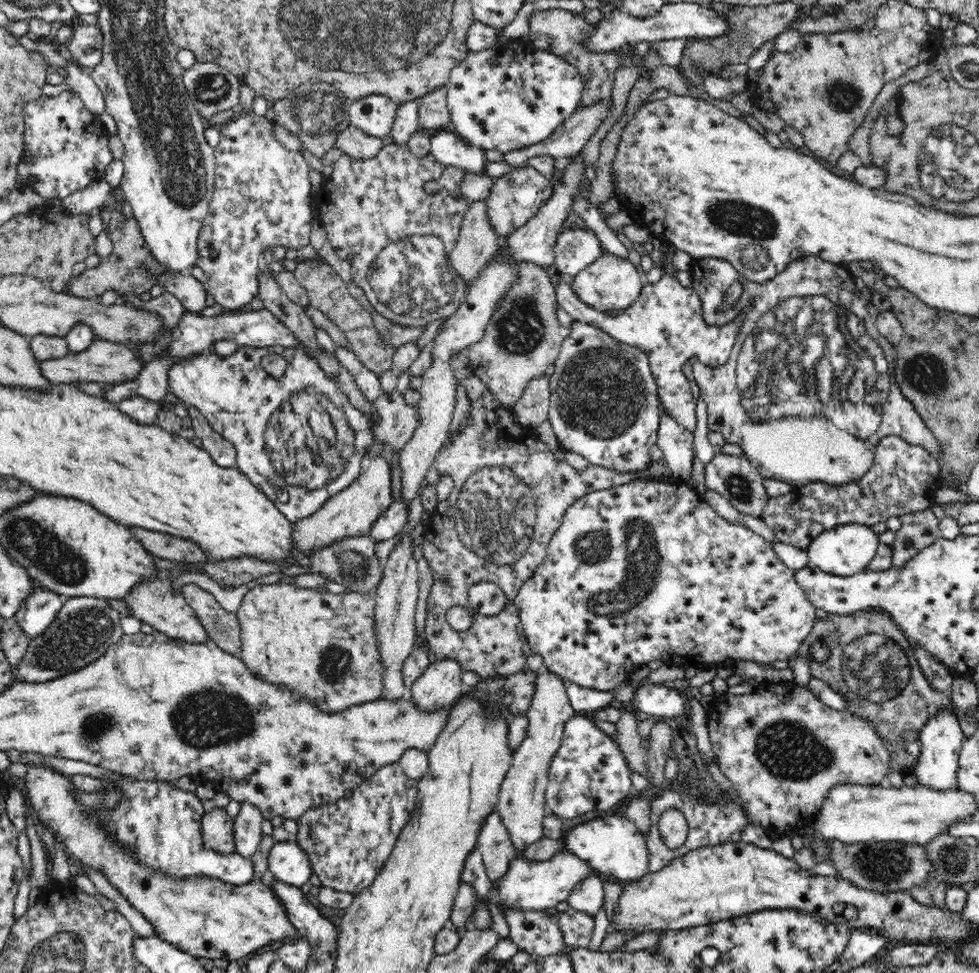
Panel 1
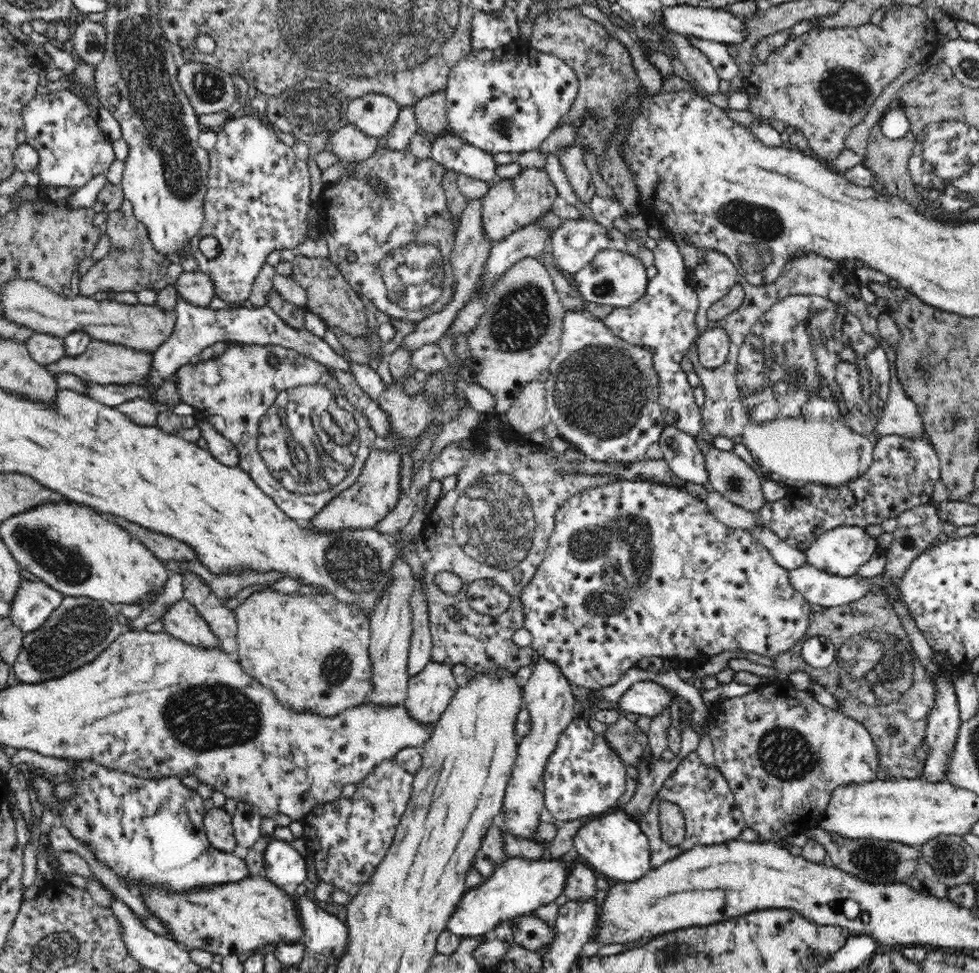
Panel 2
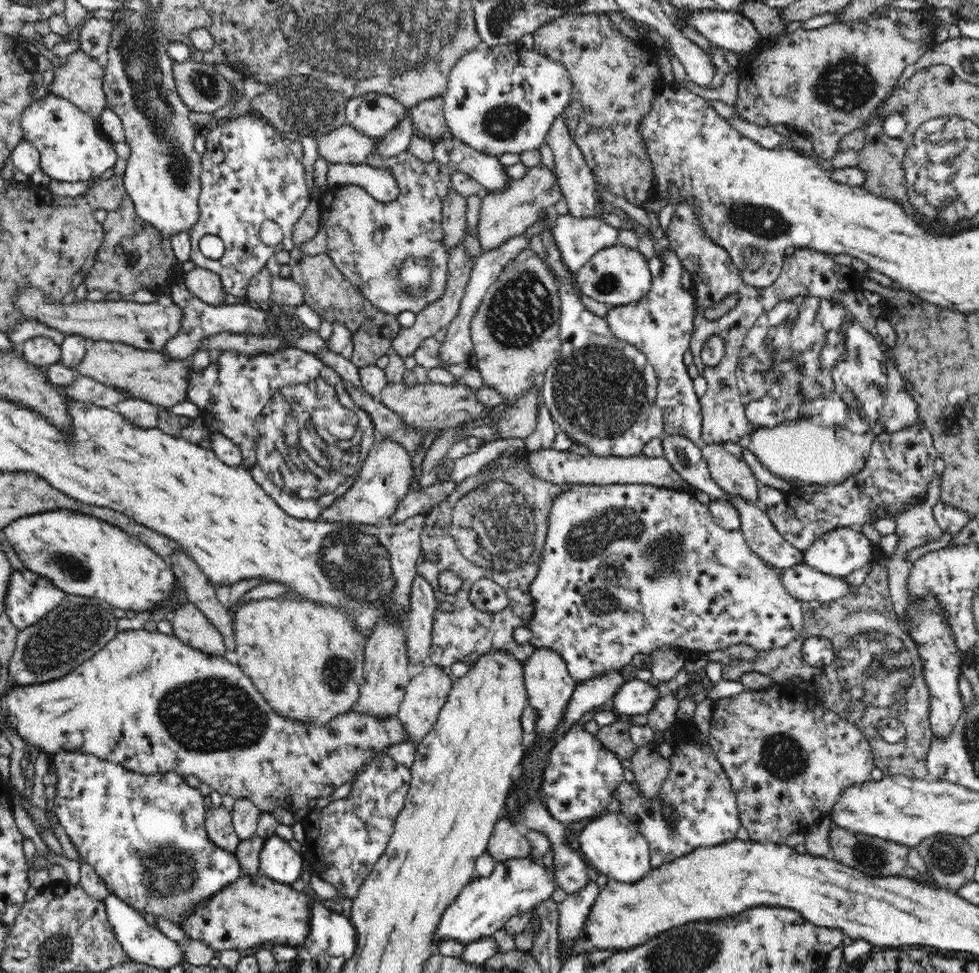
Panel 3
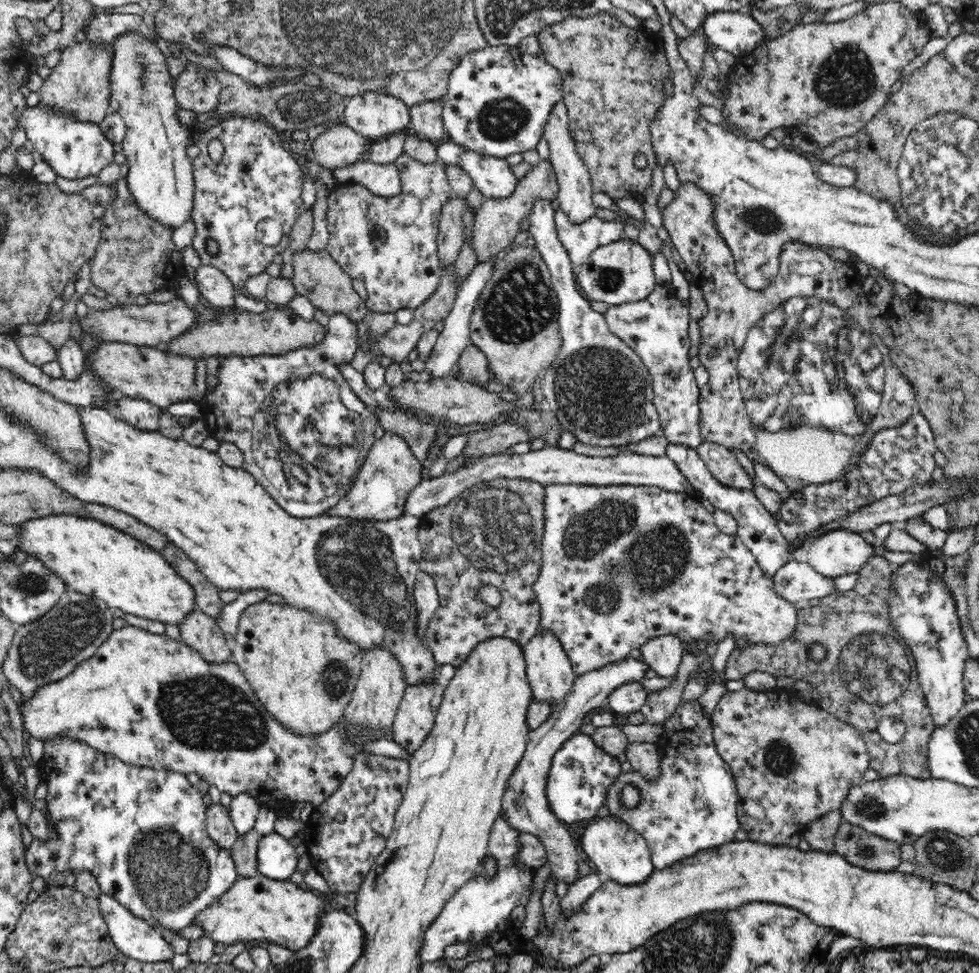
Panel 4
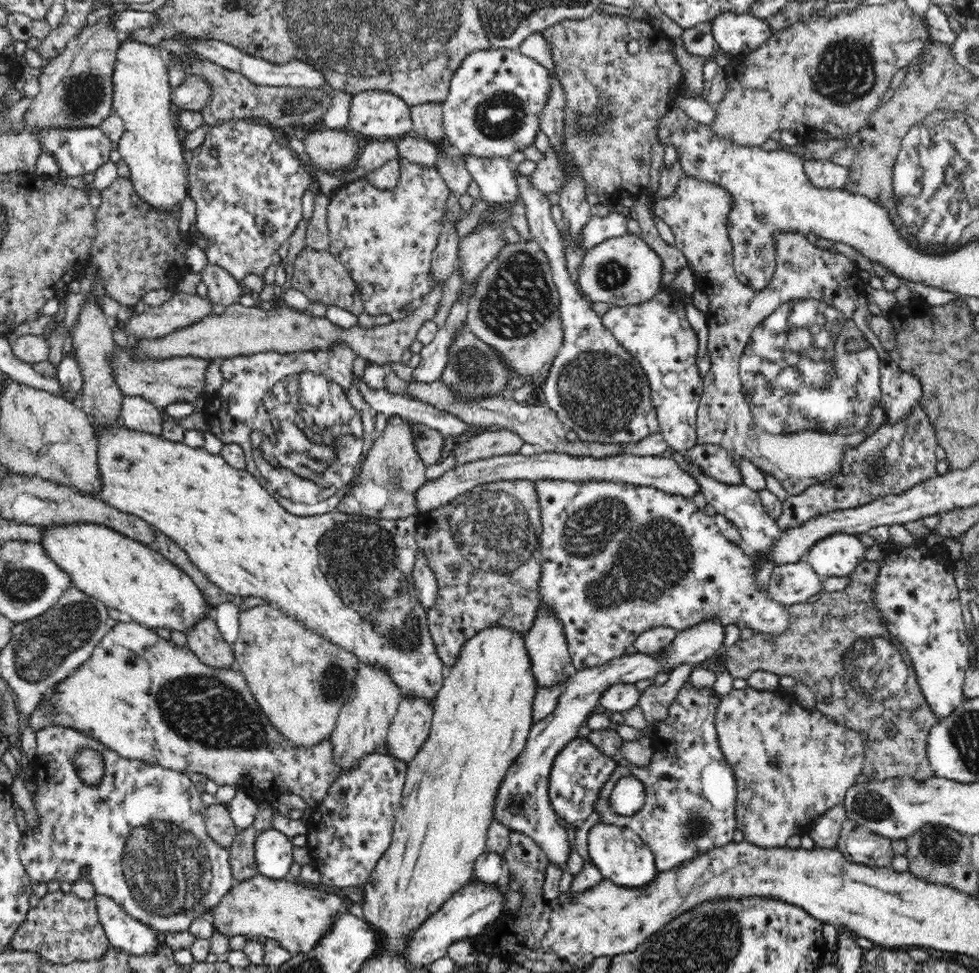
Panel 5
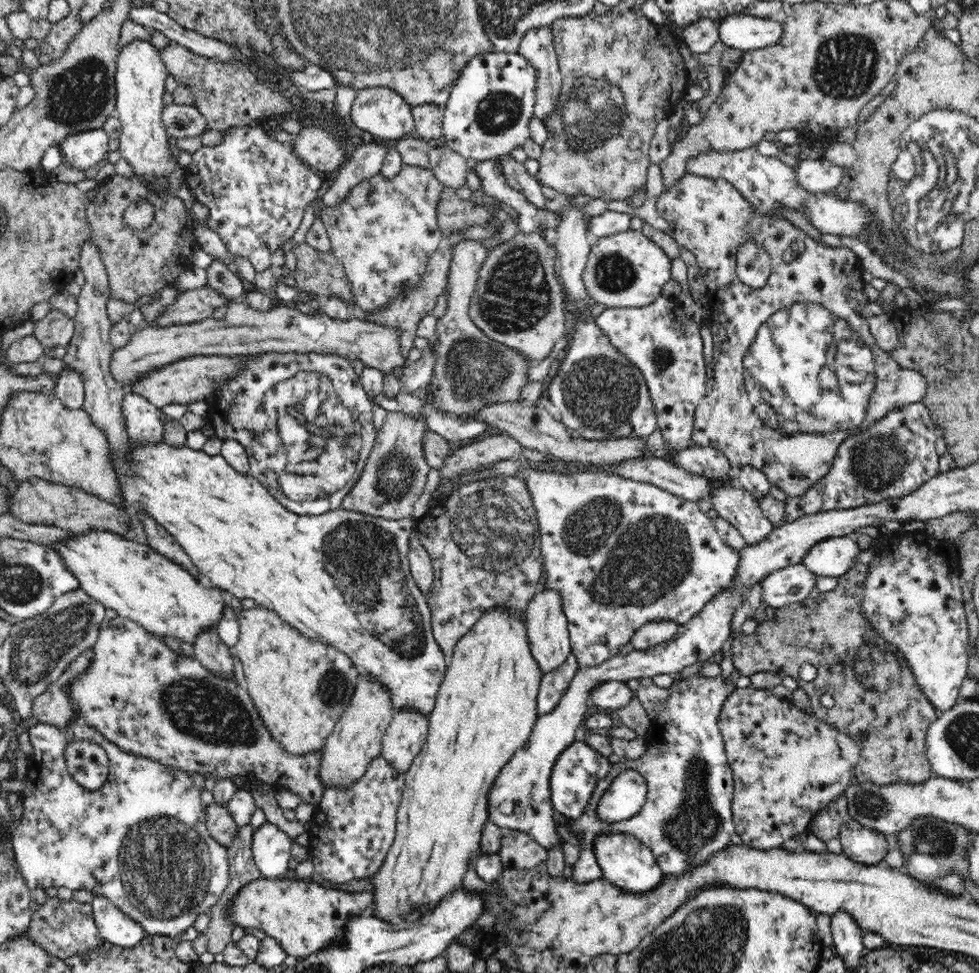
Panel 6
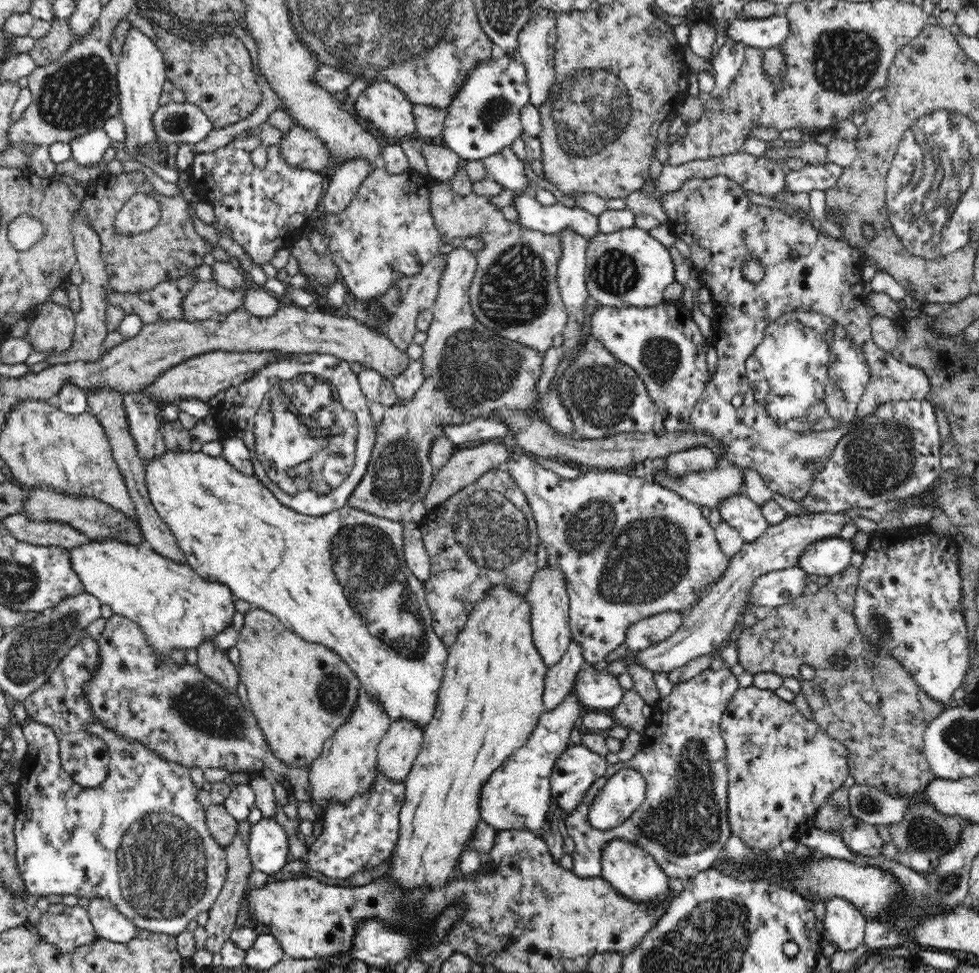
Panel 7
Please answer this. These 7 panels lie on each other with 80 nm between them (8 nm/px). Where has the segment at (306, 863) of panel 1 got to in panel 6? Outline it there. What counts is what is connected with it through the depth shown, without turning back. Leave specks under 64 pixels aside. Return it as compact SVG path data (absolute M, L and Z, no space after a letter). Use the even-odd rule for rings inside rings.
M272 823L255 829L251 851L262 877L278 879L290 876L288 862L294 840Z

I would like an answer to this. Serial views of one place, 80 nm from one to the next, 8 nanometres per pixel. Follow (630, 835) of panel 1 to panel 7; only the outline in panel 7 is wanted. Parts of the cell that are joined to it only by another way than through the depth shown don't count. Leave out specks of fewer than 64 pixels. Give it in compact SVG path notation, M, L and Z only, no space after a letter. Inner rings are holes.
M614 838L602 846L600 860L601 877L626 898L634 902L645 902L645 904L660 902L662 898L666 898L669 888L668 875L664 873L656 859L642 847L621 838Z

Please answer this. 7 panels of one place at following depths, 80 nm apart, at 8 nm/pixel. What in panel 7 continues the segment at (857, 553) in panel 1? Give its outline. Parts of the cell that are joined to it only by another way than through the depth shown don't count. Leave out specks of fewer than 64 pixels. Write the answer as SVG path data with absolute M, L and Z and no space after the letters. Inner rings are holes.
M841 537L826 538L813 542L799 558L799 566L809 575L834 576L850 566L855 550L852 540Z

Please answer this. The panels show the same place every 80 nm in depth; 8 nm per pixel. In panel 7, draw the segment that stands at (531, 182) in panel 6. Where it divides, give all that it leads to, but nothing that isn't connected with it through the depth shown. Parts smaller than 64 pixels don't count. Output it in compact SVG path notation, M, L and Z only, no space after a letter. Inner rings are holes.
M510 147L502 149L500 154L484 159L489 177L505 190L513 190L534 196L536 188L524 171L524 161L518 159Z

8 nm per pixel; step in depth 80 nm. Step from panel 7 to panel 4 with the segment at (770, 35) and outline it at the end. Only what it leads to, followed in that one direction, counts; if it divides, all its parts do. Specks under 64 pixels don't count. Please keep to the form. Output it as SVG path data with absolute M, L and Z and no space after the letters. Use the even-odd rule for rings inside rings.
M721 11L704 18L700 30L715 48L737 58L750 54L765 38L760 24L746 11Z

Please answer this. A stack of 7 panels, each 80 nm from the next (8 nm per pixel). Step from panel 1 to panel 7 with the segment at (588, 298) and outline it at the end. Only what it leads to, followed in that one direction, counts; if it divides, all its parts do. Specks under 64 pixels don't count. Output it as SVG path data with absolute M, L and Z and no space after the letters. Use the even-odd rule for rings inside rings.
M636 228L598 233L586 249L585 281L589 296L600 306L649 307L663 302L662 292L674 280L674 264L670 251L648 234Z

